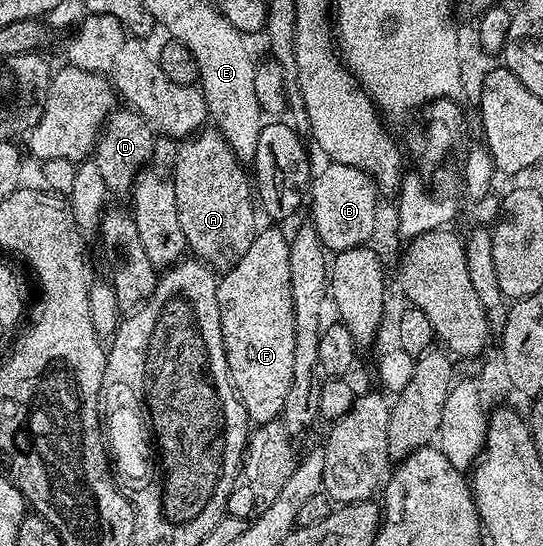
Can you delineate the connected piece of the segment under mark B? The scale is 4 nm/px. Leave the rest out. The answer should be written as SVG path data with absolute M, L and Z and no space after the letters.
M326 163L322 170L313 174L308 186L308 209L310 205L310 215L312 224L317 230L319 239L331 254L337 255L356 249L367 244L366 241L374 233L374 228L378 225L378 196L380 190L373 177L369 177L364 171L356 167L348 167L344 163Z

